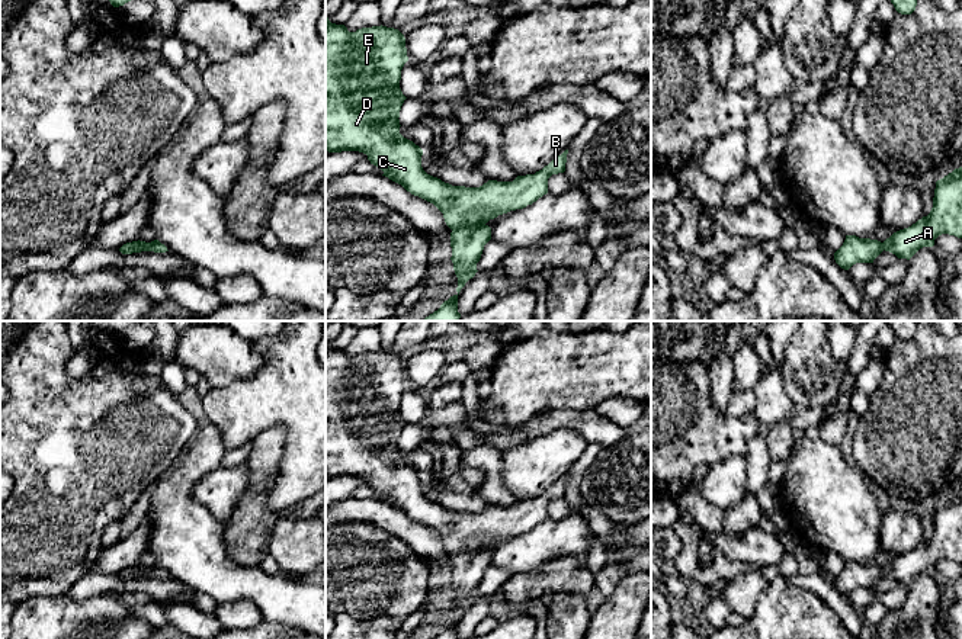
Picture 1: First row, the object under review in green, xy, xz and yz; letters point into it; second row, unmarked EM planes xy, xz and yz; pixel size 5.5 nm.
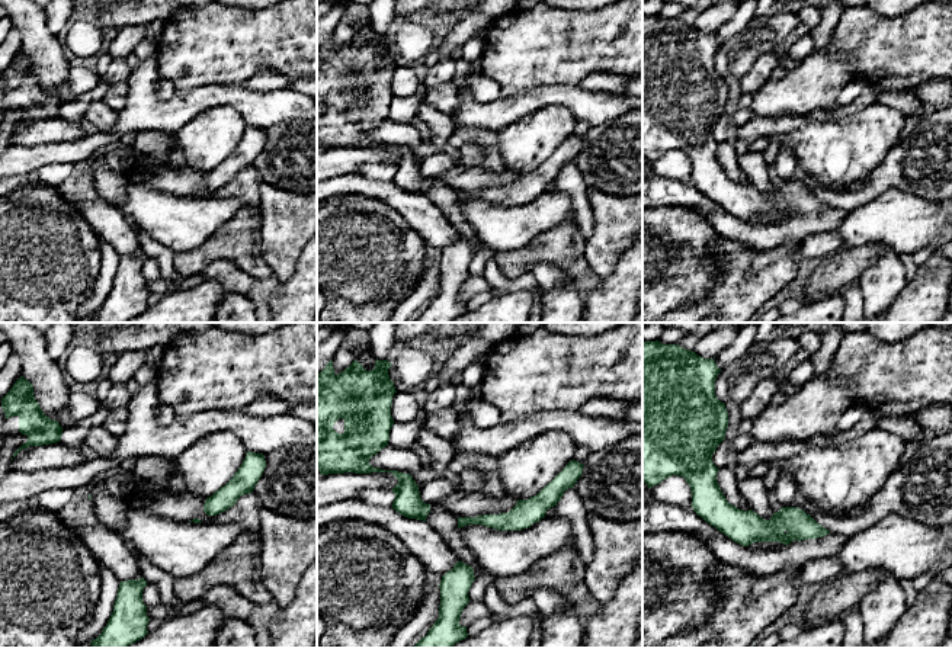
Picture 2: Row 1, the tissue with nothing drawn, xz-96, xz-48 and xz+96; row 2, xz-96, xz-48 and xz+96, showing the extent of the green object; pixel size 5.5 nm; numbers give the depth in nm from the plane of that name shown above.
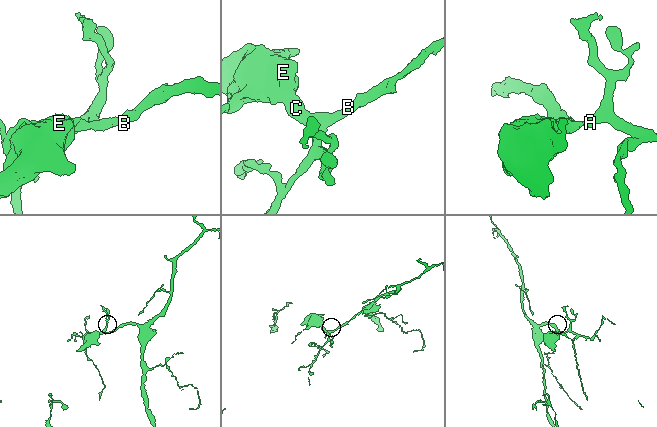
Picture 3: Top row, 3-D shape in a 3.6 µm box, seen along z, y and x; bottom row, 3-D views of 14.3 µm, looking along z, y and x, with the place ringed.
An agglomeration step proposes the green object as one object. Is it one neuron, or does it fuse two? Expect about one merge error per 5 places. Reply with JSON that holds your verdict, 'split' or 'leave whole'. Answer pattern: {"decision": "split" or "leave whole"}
{"decision": "leave whole"}

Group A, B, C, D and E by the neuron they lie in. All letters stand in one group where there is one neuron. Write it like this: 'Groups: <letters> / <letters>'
Groups: A B C D E

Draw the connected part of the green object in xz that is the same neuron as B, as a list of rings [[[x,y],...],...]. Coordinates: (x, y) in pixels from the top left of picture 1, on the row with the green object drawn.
[[[326,17],[326,150],[328,152],[359,151],[359,152],[366,154],[371,164],[376,166],[378,168],[381,168],[384,171],[382,176],[401,184],[411,195],[419,196],[421,199],[433,203],[443,213],[446,225],[452,229],[452,232],[450,232],[450,247],[452,247],[450,260],[453,263],[453,270],[455,270],[455,274],[458,277],[458,288],[456,288],[458,293],[450,296],[448,301],[445,301],[437,311],[434,311],[433,314],[426,317],[423,321],[458,321],[461,318],[461,314],[458,312],[458,295],[459,295],[461,289],[465,286],[465,283],[469,279],[472,279],[475,276],[475,273],[478,272],[477,263],[481,259],[484,245],[491,240],[491,228],[487,225],[487,222],[490,219],[494,219],[498,215],[507,213],[510,211],[523,209],[528,205],[532,205],[533,202],[536,202],[543,195],[546,195],[548,193],[548,179],[552,174],[558,174],[558,173],[565,171],[568,150],[565,150],[561,155],[554,158],[548,166],[545,166],[542,170],[536,171],[535,174],[517,176],[513,182],[488,180],[487,183],[484,183],[480,187],[465,187],[465,186],[452,186],[449,183],[442,182],[437,177],[427,174],[421,167],[423,150],[419,145],[416,145],[413,141],[404,138],[400,134],[400,126],[401,126],[400,119],[398,119],[400,110],[401,110],[404,100],[407,99],[400,89],[400,80],[401,80],[401,70],[407,61],[408,61],[408,57],[407,57],[407,48],[405,48],[405,38],[398,29],[387,28],[387,26],[381,25],[381,26],[372,26],[372,28],[362,28],[362,29],[357,29],[356,32],[349,32],[344,25],[331,23],[328,20],[328,17]]]

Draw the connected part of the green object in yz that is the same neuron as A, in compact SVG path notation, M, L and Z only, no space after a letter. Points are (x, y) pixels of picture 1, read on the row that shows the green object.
M962 167L936 182L933 208L927 216L894 232L884 243L846 235L834 260L844 270L856 263L873 263L884 250L910 260L920 248L933 247L942 234L962 238Z

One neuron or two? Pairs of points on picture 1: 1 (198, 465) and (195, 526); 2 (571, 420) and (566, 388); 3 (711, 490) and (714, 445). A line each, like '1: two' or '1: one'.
1: one
2: two
3: two

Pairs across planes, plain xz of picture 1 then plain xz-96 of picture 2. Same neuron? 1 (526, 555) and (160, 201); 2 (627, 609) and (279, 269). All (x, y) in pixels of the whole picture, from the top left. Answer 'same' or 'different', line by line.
1: same
2: different

